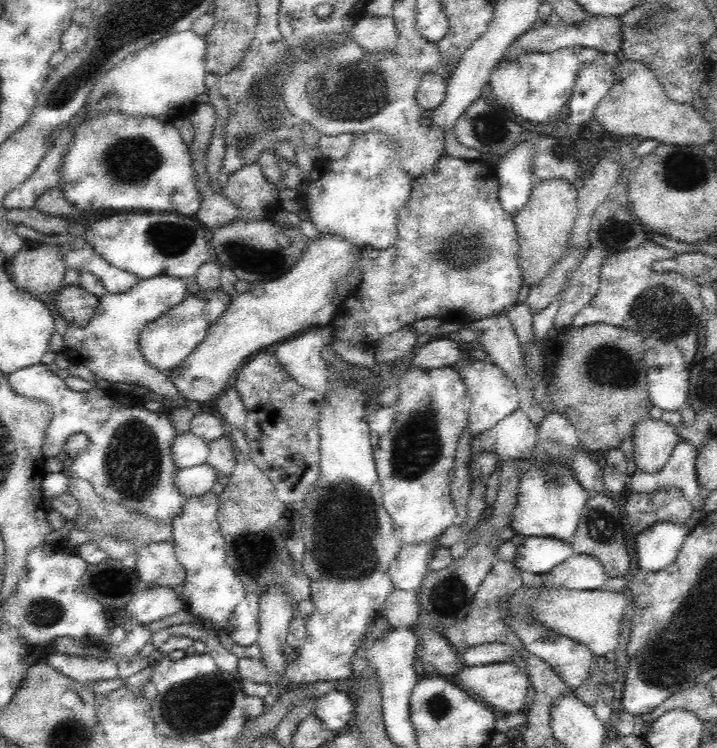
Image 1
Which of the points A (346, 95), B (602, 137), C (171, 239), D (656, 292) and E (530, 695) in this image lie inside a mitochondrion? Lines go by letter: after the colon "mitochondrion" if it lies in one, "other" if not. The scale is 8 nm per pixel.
A: mitochondrion
B: other
C: mitochondrion
D: mitochondrion
E: other

